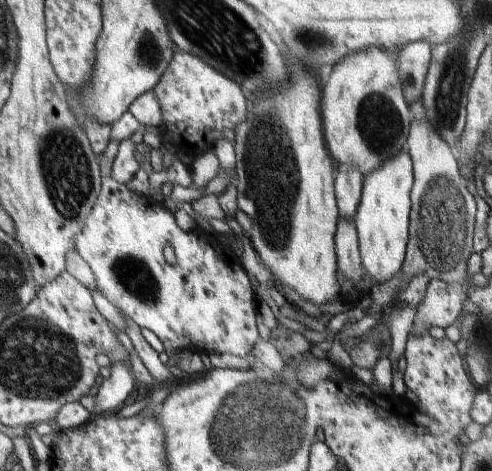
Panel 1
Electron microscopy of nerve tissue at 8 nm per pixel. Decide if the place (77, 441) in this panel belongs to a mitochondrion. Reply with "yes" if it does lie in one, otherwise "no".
no

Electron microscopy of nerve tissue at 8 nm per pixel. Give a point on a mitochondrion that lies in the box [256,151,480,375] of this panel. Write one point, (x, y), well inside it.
(443, 215)

